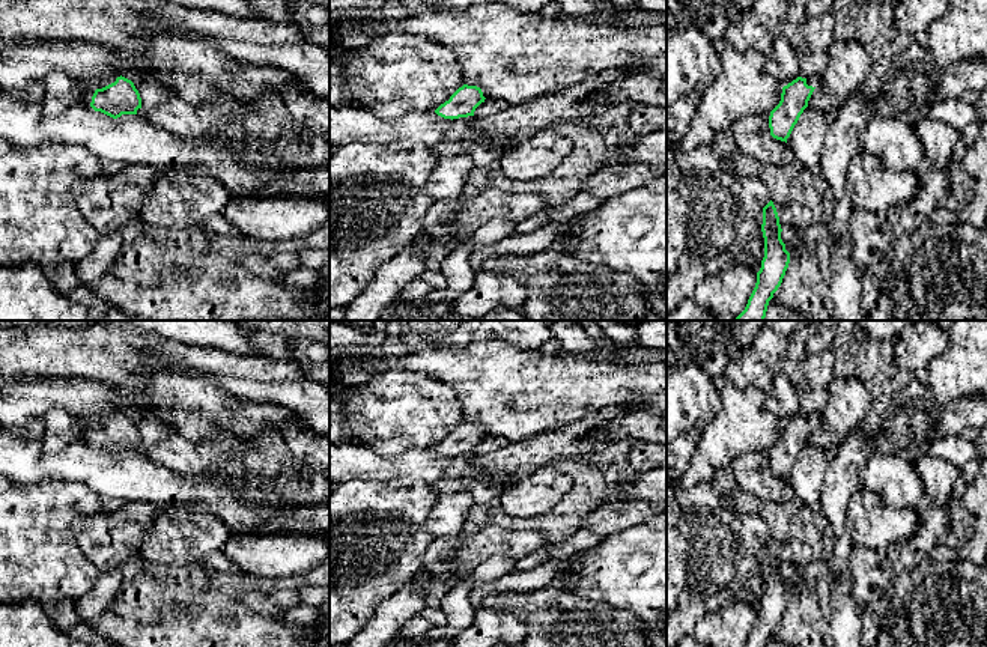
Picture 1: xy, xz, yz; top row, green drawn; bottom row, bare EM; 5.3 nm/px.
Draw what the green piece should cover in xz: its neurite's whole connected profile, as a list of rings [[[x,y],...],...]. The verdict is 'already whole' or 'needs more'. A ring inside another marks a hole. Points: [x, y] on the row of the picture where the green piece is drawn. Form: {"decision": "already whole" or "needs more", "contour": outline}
{"decision": "already whole", "contour": [[[463,84],[459,87],[448,101],[441,104],[435,113],[444,119],[459,119],[474,116],[475,108],[484,102],[480,87]]]}

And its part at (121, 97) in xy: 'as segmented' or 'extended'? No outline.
extended

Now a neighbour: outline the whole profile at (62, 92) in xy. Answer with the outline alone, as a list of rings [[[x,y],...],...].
[[[54,74],[45,83],[45,96],[42,101],[42,116],[45,119],[59,117],[71,107],[90,105],[92,98],[84,93],[83,87],[63,74]]]

